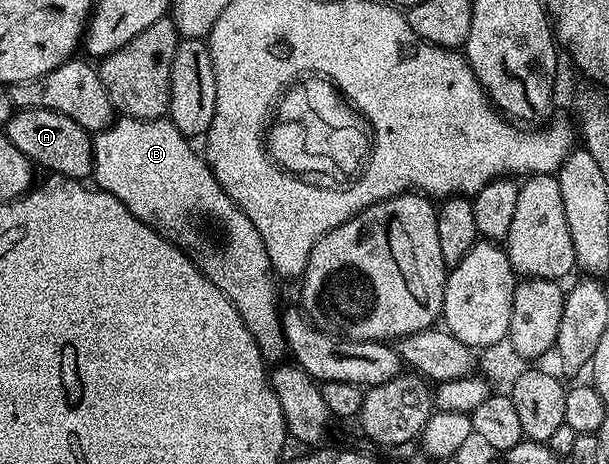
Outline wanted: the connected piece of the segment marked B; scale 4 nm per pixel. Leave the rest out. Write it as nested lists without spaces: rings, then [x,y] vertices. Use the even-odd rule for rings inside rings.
[[[119,116],[106,130],[100,130],[94,135],[91,178],[98,189],[121,200],[121,204],[125,204],[129,212],[137,216],[137,220],[158,230],[164,238],[175,243],[184,254],[190,256],[199,271],[213,286],[221,288],[233,308],[237,308],[241,320],[245,320],[245,328],[249,328],[253,340],[257,340],[264,359],[271,364],[282,363],[288,357],[289,351],[283,335],[281,305],[275,299],[276,279],[273,277],[269,256],[265,252],[265,244],[261,240],[261,232],[253,228],[253,220],[249,220],[249,216],[245,216],[245,212],[241,212],[241,208],[237,208],[237,204],[229,200],[225,188],[217,184],[217,176],[213,176],[206,157],[200,151],[198,154],[191,146],[194,146],[192,139],[185,137],[172,124],[170,117]],[[204,226],[213,226],[214,229],[205,230]]]

